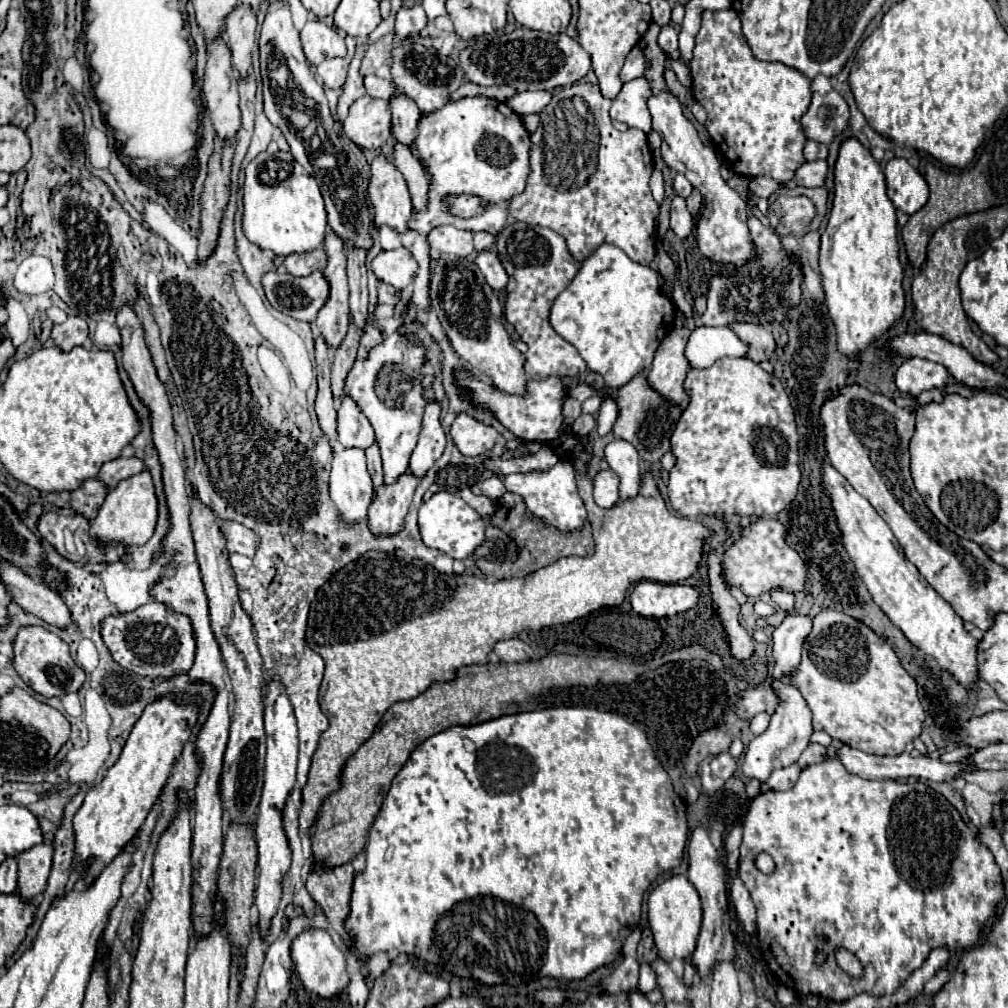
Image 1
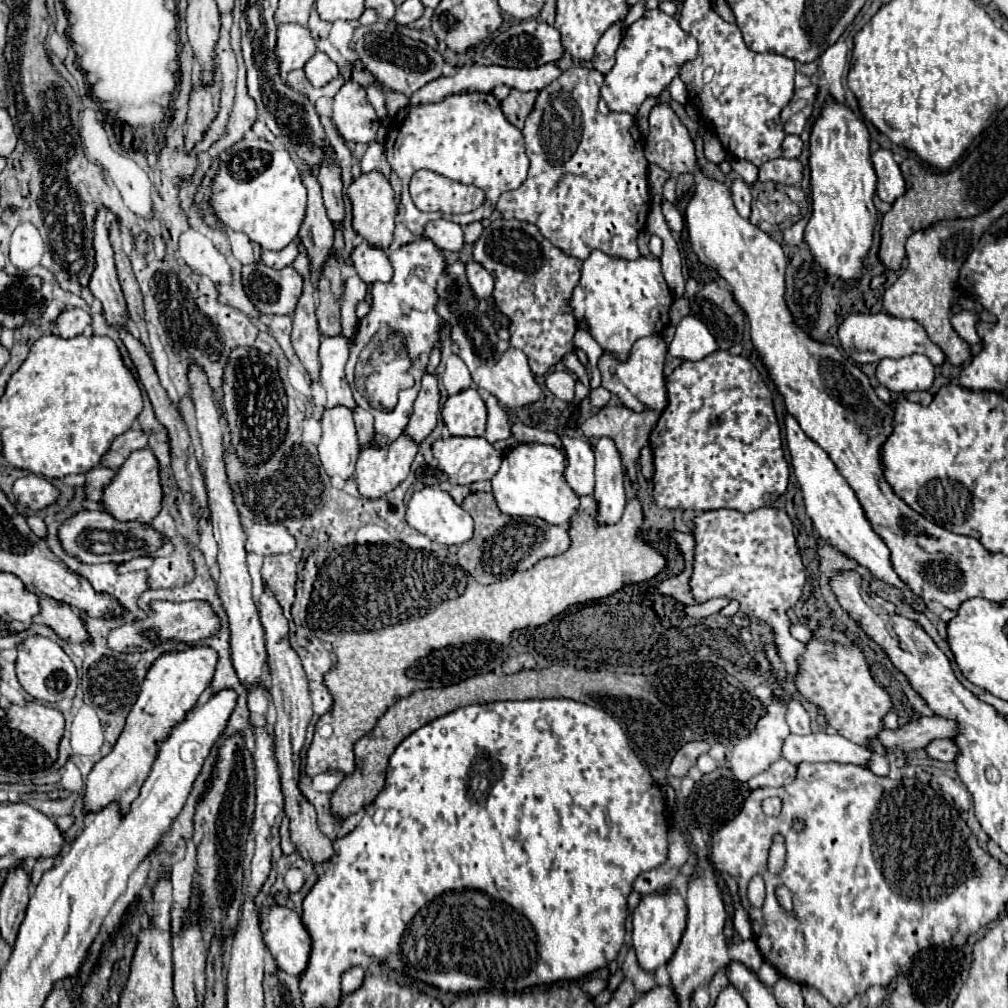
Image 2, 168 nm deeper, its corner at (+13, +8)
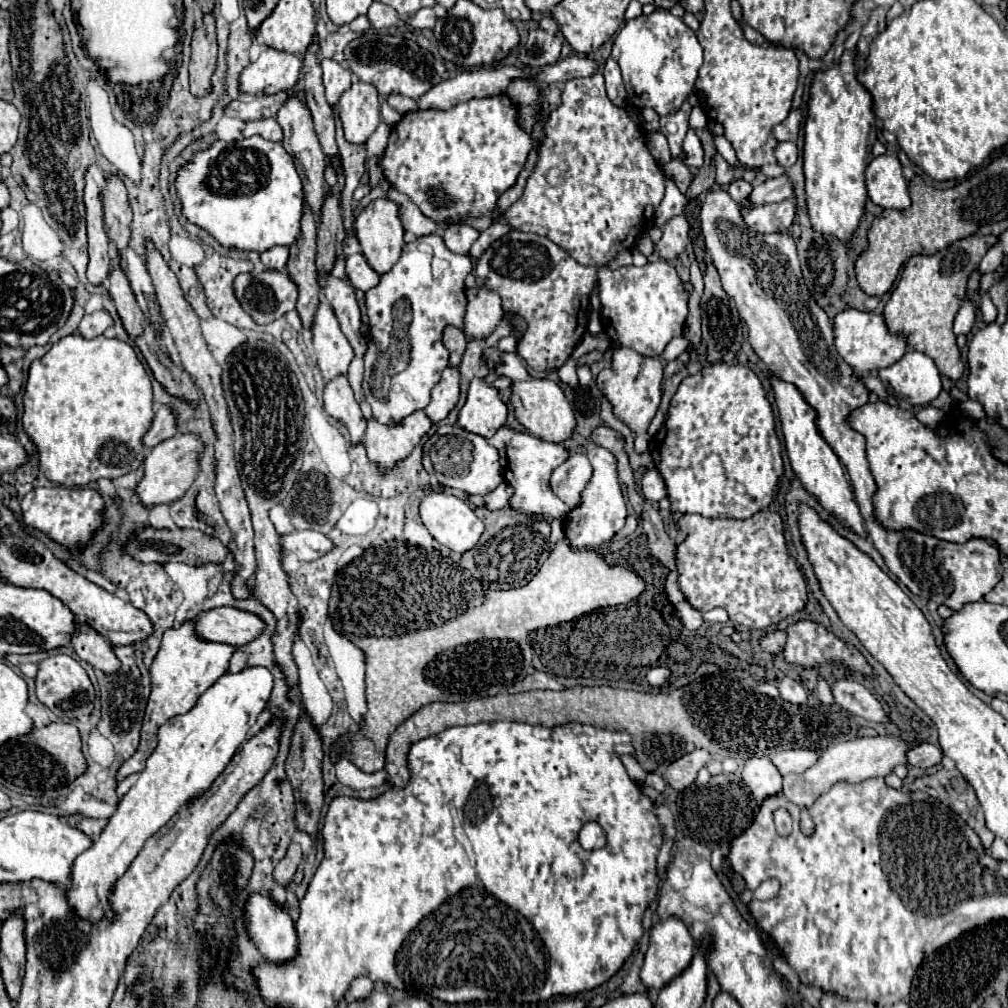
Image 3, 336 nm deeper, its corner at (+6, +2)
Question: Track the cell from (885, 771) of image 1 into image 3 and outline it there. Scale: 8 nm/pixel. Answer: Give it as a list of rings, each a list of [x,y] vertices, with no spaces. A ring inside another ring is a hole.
[[[785,749],[775,753],[771,759],[781,771],[781,775],[787,775],[787,773],[803,773],[805,769],[809,769],[809,765],[813,765],[813,761],[817,761],[821,753],[823,751],[817,749]]]

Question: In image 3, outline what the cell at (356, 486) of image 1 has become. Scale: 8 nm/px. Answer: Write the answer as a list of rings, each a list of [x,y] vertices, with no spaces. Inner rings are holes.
[[[335,377],[331,383],[327,383],[323,401],[325,401],[325,411],[333,419],[337,419],[339,423],[345,425],[349,443],[353,447],[359,445],[363,441],[367,421],[361,415],[361,409],[353,397],[353,389],[351,389],[347,377]]]

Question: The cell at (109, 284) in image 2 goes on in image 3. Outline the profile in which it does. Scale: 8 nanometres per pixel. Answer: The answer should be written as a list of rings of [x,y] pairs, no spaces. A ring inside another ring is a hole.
[[[91,171],[85,175],[85,207],[87,207],[87,237],[89,237],[89,269],[87,279],[91,285],[103,285],[109,277],[109,265],[113,265],[109,255],[109,237],[103,225],[101,209],[101,185]]]

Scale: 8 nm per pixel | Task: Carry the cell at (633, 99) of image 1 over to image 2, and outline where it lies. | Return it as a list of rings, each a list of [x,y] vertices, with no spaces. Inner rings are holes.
[[[660,9],[646,11],[638,21],[626,27],[624,37],[616,49],[616,65],[604,77],[602,99],[608,103],[610,111],[626,111],[630,115],[638,113],[638,107],[648,97],[658,97],[670,81],[680,73],[682,65],[698,55],[698,41],[682,31],[676,17],[662,13]]]

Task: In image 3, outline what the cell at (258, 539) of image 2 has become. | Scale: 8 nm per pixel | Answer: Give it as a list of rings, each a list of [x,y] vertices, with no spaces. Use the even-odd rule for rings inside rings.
[[[291,531],[281,535],[281,557],[295,555],[299,561],[313,561],[333,549],[333,543],[317,531]]]

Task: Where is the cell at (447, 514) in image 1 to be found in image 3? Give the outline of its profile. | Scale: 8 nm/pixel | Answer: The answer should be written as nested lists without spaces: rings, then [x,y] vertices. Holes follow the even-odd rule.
[[[429,493],[421,499],[419,505],[419,515],[423,525],[427,527],[427,531],[445,547],[449,547],[455,553],[465,553],[469,549],[473,549],[483,533],[483,523],[481,519],[473,513],[473,509],[459,497],[453,495],[445,495],[445,493]]]

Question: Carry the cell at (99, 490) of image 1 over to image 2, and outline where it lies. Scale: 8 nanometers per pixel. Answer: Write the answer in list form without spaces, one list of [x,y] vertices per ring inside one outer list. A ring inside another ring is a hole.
[[[94,467],[92,471],[86,473],[86,495],[90,501],[100,501],[104,489],[110,485],[114,479],[116,471],[110,467]]]

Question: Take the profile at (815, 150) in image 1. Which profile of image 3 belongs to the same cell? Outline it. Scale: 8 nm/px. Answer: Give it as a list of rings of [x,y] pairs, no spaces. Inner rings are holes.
[[[791,141],[779,143],[777,149],[775,149],[775,157],[777,157],[779,165],[783,165],[783,167],[791,167],[791,165],[797,161],[797,155],[799,155],[797,145],[791,143]]]

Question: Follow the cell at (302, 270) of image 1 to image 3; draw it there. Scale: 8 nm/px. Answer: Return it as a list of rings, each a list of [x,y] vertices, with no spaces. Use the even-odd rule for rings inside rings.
[[[273,247],[269,251],[261,253],[261,261],[267,269],[275,269],[275,271],[283,271],[287,261],[289,261],[289,247]]]

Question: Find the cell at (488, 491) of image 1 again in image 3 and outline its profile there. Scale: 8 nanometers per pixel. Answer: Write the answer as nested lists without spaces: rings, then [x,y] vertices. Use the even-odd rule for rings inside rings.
[[[501,483],[497,489],[493,489],[491,493],[487,493],[487,495],[483,495],[483,497],[473,497],[473,501],[475,503],[479,503],[479,505],[485,505],[487,509],[503,509],[503,507],[507,507],[507,503],[509,503],[509,497],[511,497],[511,487],[507,485],[507,483]]]

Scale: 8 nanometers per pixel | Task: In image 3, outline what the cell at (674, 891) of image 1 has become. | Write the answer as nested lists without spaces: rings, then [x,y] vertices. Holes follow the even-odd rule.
[[[677,917],[659,919],[653,923],[649,931],[649,949],[645,953],[645,963],[641,967],[641,981],[647,985],[647,989],[663,989],[675,975],[679,975],[693,959],[695,953],[695,941],[687,929],[687,925]]]

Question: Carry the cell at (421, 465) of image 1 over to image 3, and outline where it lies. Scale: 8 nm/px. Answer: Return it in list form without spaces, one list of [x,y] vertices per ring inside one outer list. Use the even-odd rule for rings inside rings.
[[[447,367],[441,375],[441,381],[433,387],[431,403],[425,409],[425,413],[433,421],[433,425],[437,425],[439,421],[443,421],[449,415],[449,411],[455,407],[457,399],[459,399],[459,371]]]

